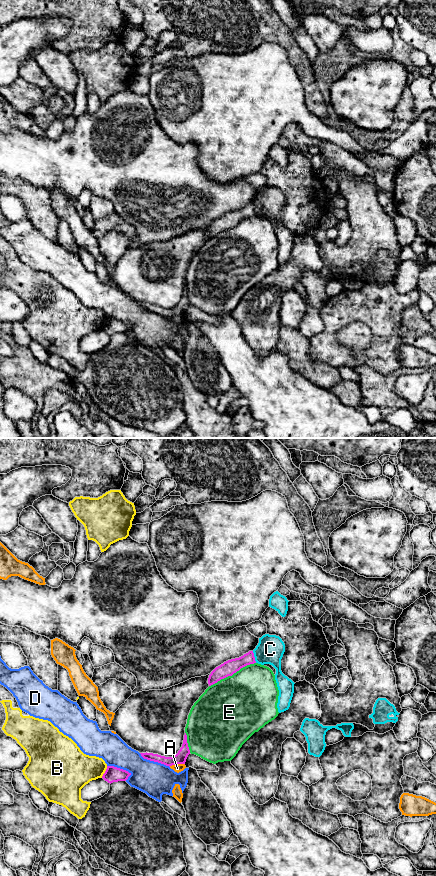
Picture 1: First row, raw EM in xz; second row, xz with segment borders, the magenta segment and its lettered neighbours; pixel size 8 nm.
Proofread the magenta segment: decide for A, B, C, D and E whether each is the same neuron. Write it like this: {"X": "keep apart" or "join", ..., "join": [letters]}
{"A": "keep apart", "B": "keep apart", "C": "keep apart", "D": "keep apart", "E": "keep apart", "join": []}

